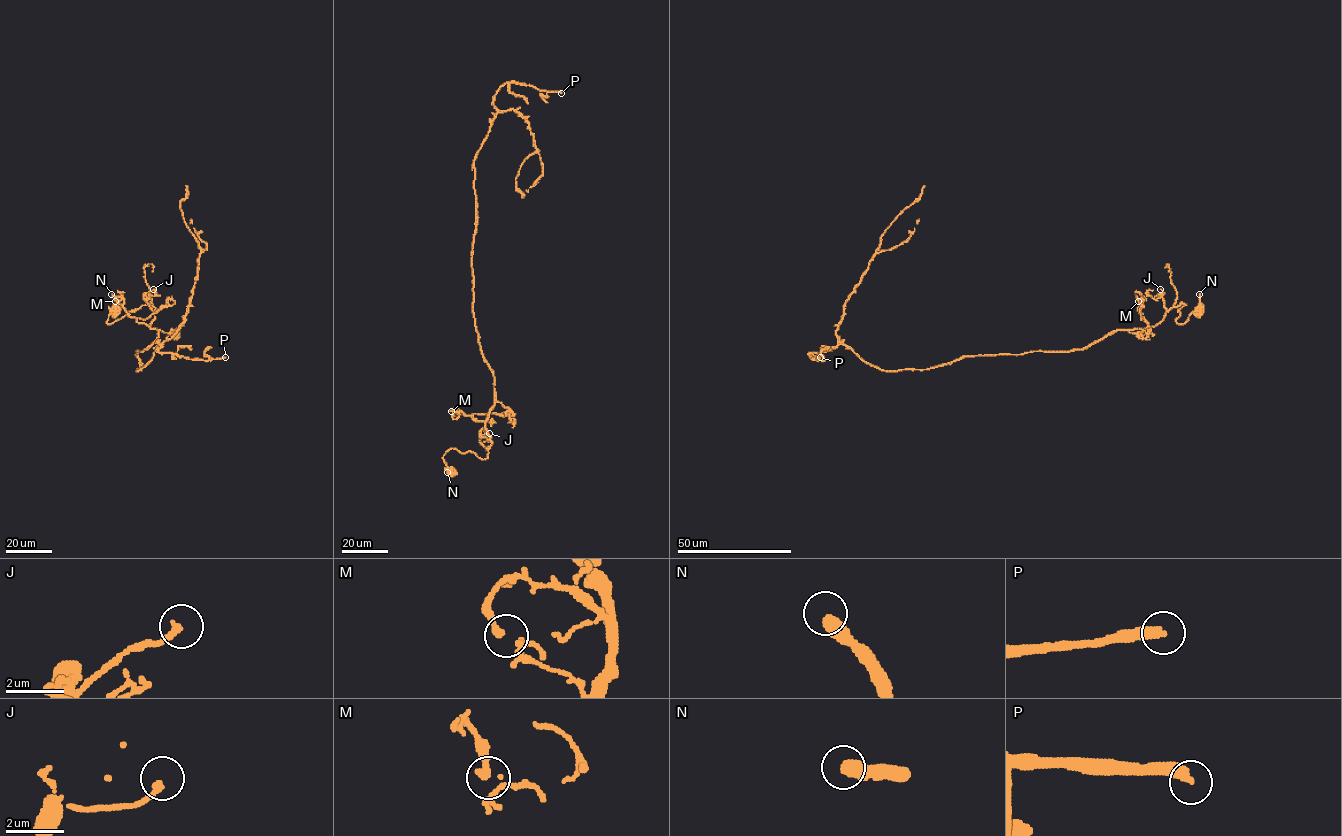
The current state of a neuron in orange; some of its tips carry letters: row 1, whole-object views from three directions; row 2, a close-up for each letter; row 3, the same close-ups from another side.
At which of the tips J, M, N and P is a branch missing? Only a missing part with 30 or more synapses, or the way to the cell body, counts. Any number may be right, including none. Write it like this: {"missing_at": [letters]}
{"missing_at": ["P"]}

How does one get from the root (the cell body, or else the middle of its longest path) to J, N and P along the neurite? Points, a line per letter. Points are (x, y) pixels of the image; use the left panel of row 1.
J: (115, 309), (110, 313), (107, 324), (142, 305), (152, 303), (154, 311), (144, 297), (153, 289)
N: (115, 309), (116, 298), (111, 294)
P: (115, 309), (107, 324), (155, 307), (158, 336), (137, 351), (138, 370), (159, 344), (225, 357)

